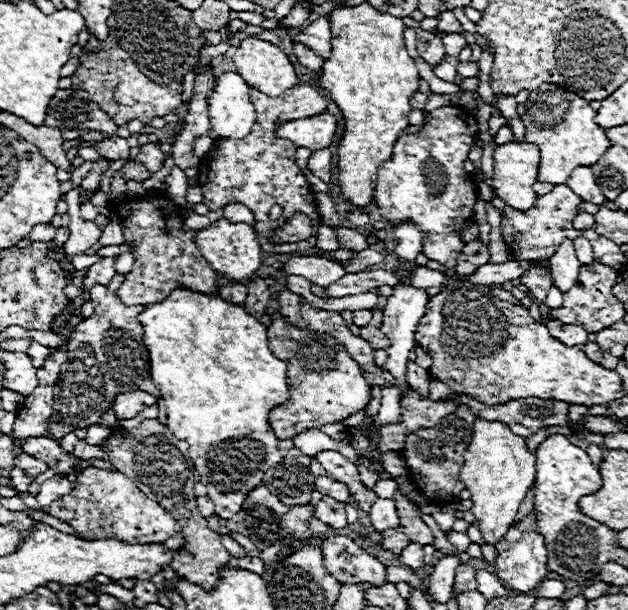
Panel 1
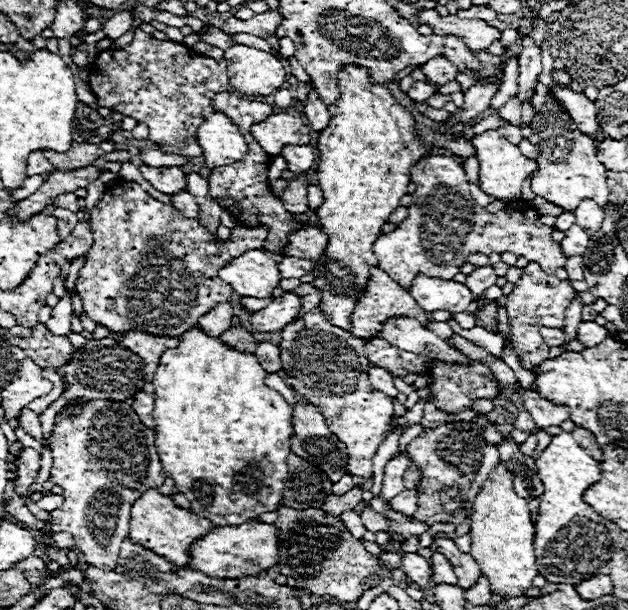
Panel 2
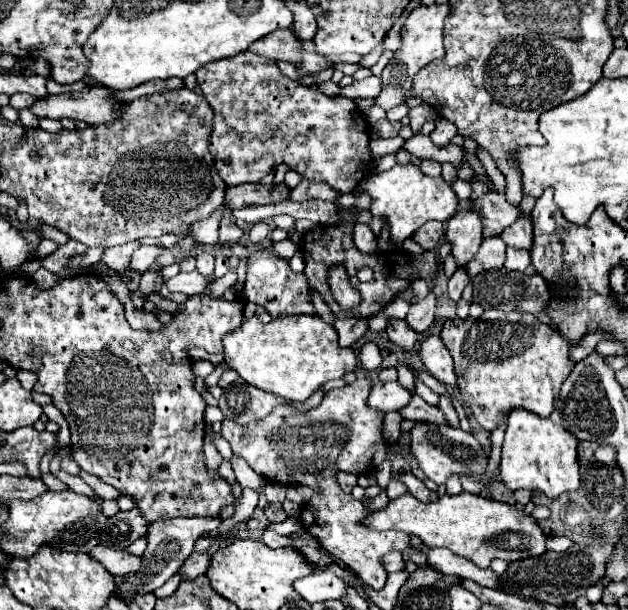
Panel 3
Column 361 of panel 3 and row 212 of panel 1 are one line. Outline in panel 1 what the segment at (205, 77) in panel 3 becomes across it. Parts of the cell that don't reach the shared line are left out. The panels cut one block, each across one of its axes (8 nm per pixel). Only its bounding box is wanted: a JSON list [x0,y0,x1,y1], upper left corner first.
[112,196,218,304]

